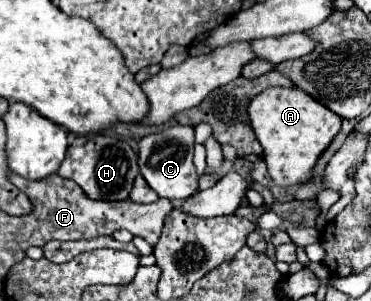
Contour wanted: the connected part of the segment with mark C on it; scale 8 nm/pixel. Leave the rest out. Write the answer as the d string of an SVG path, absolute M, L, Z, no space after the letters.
M167 126L161 132L143 136L139 140L139 170L147 184L161 196L169 200L185 200L197 192L197 172L193 164L195 130L193 126Z

